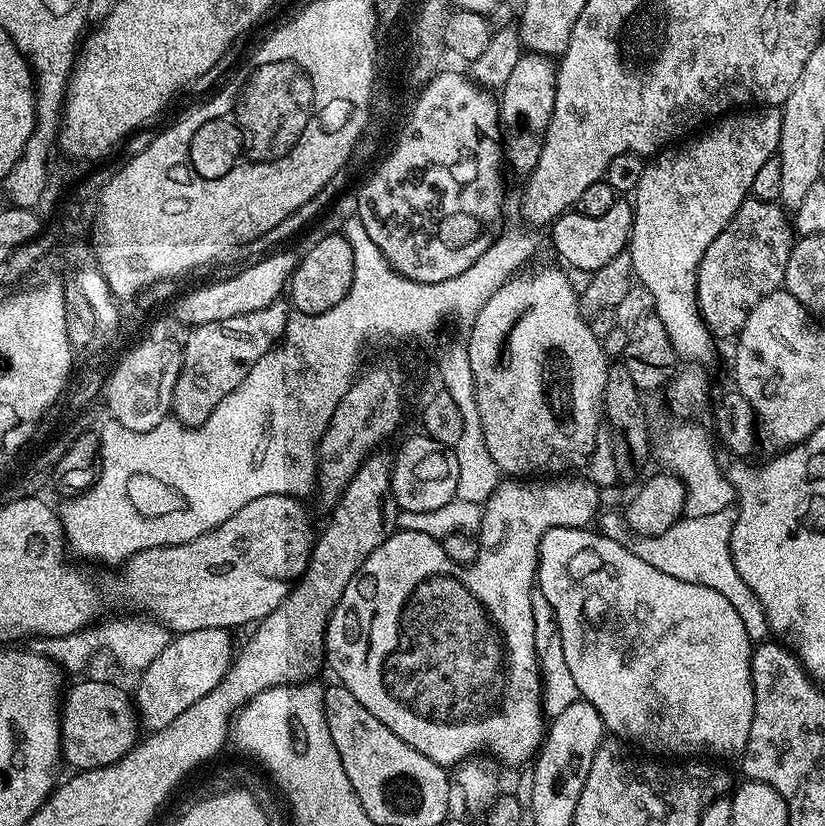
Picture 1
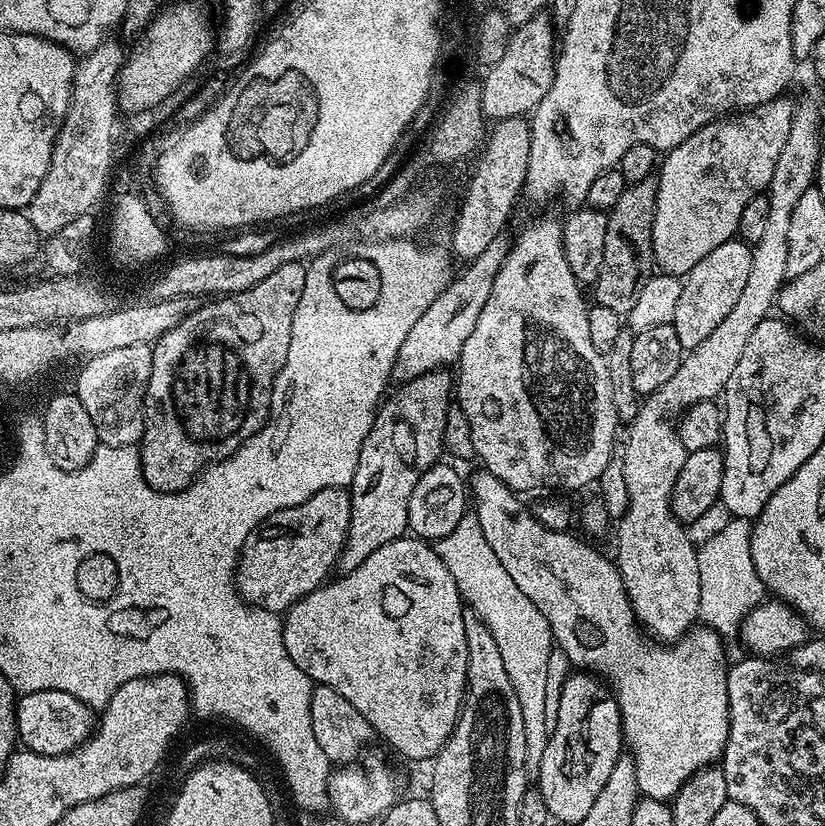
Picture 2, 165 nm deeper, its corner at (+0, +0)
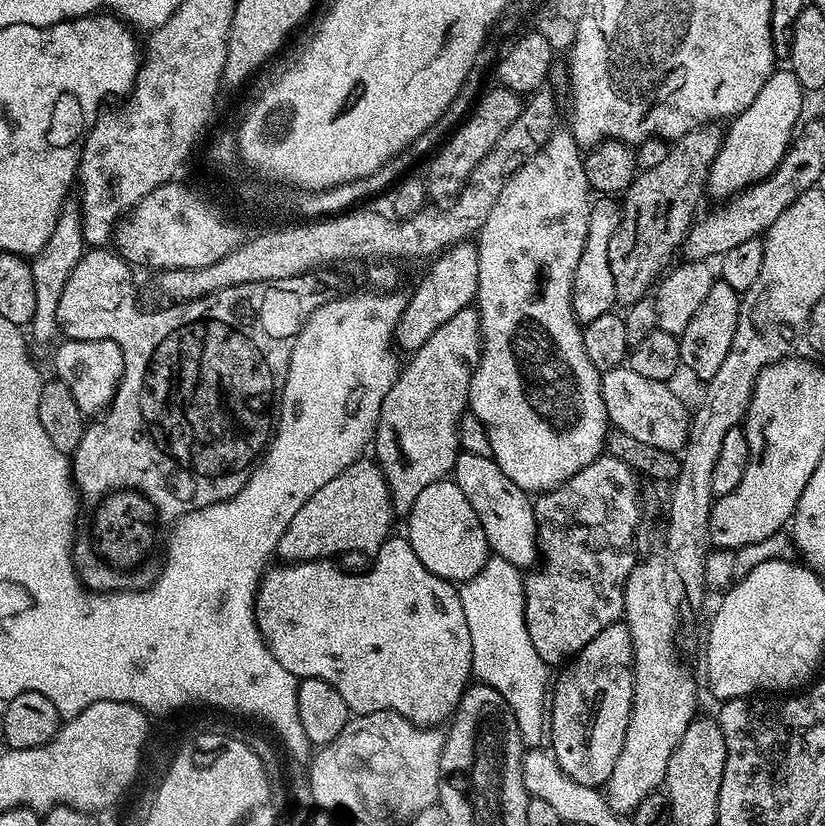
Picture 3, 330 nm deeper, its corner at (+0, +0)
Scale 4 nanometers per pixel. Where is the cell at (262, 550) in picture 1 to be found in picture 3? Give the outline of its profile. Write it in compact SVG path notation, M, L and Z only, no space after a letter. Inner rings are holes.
M361 458L346 466L338 478L330 478L330 482L326 482L326 486L322 486L322 490L294 514L290 526L286 526L286 534L280 539L278 556L284 562L299 562L328 560L343 552L375 554L389 539L393 531L392 520L392 499L380 465Z

